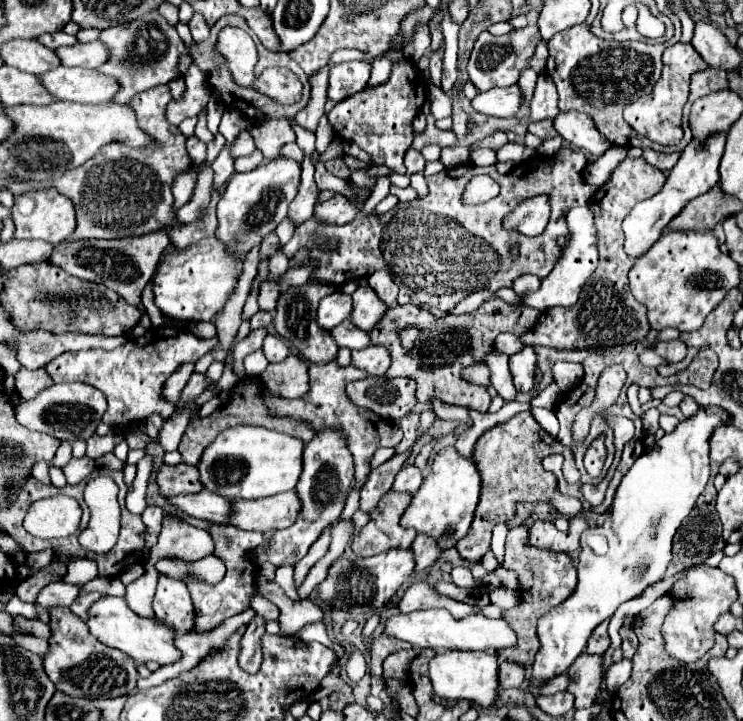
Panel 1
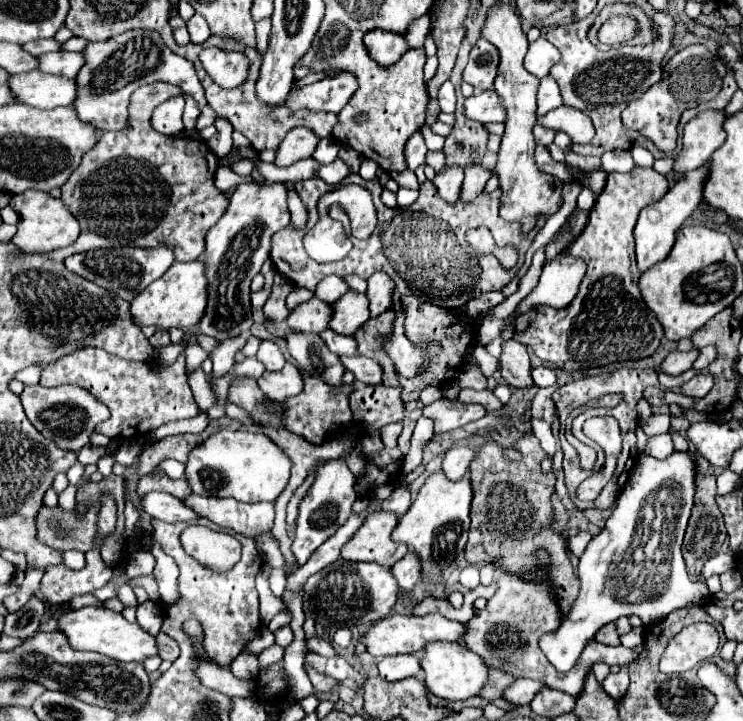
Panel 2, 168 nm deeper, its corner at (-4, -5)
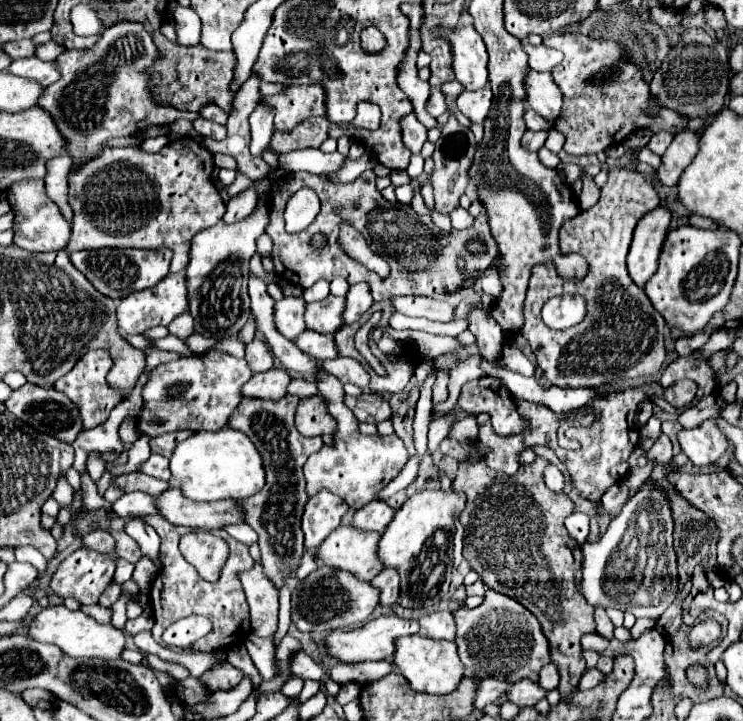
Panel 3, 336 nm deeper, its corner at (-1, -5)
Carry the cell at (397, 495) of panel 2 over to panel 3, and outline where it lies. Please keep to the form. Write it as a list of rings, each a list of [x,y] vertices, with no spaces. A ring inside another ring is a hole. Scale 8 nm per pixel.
[[[371,501],[365,507],[361,507],[359,511],[355,511],[351,525],[359,527],[359,529],[365,529],[365,531],[373,529],[373,531],[383,533],[387,529],[387,525],[391,523],[393,515],[395,515],[395,509],[389,503]]]

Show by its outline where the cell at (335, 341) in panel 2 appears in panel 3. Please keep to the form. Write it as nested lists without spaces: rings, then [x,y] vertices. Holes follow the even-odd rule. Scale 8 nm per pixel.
[[[303,331],[297,339],[295,345],[305,351],[307,355],[315,357],[315,359],[335,359],[337,357],[337,347],[333,343],[333,335],[325,335],[325,333],[317,333],[317,331]]]

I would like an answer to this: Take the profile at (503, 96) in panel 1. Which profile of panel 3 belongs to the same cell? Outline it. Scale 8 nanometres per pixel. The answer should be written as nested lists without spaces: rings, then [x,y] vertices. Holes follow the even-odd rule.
[[[485,85],[483,89],[477,89],[477,91],[463,91],[457,97],[457,107],[473,123],[483,123],[485,115],[489,115],[491,99],[493,99],[491,87]]]

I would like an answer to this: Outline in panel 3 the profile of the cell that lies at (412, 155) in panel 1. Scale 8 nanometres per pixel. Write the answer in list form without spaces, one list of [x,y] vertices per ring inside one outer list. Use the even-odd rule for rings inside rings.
[[[415,113],[401,119],[403,129],[403,143],[411,153],[421,153],[423,143],[427,141],[427,129],[417,121]]]

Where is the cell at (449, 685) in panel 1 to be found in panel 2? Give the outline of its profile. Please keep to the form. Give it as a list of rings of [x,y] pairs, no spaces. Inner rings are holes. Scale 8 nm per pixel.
[[[430,641],[424,645],[424,653],[420,659],[420,665],[426,673],[424,683],[428,691],[440,699],[448,701],[466,701],[484,687],[488,679],[488,667],[486,663],[472,651],[468,651],[462,643],[450,643],[450,641]]]

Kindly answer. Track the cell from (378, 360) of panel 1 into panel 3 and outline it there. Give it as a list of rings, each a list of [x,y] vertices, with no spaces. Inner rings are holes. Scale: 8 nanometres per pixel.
[[[337,357],[331,361],[323,361],[325,371],[329,371],[331,375],[335,375],[341,383],[355,383],[361,389],[369,387],[369,373],[367,369],[357,361],[357,359],[349,359],[349,357]]]

